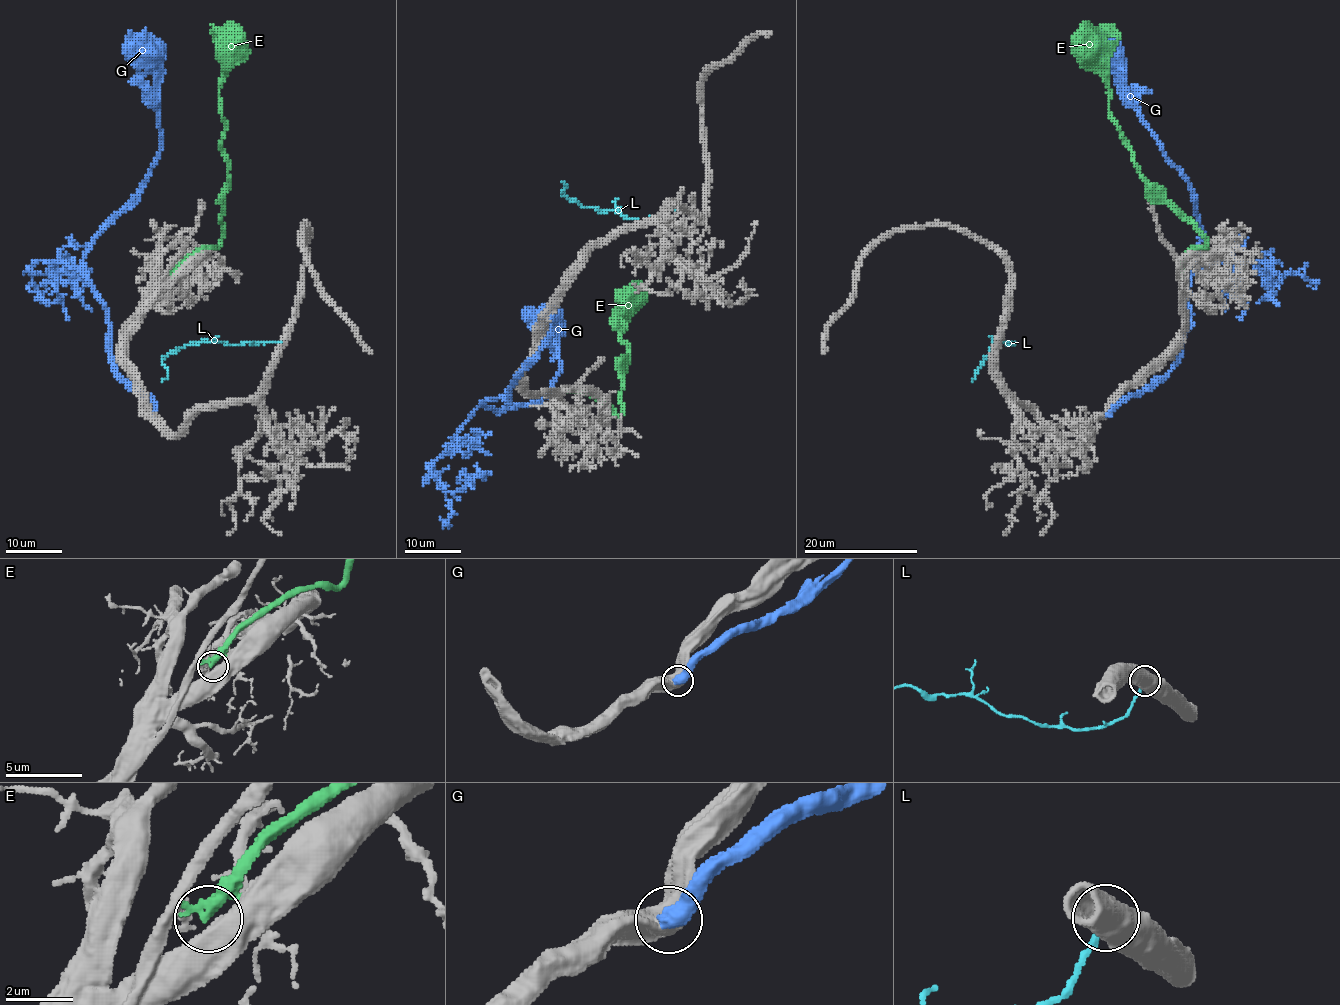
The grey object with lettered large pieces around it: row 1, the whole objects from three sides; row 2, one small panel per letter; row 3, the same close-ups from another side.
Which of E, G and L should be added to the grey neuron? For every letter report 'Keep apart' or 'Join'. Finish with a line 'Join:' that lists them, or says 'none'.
E: Keep apart
G: Keep apart
L: Keep apart
Join: none

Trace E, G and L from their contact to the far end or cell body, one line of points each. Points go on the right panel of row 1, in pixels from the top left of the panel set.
E: (1181, 276), (1180, 262), (1206, 246), (1206, 238), (1142, 175), (1109, 111), (1095, 36), (1082, 24)
G: (1106, 415), (1149, 389), (1179, 354), (1201, 225), (1191, 188), (1123, 96), (1123, 70), (1096, 31)
L: (996, 341), (1014, 344), (1001, 341), (984, 360), (973, 381)

